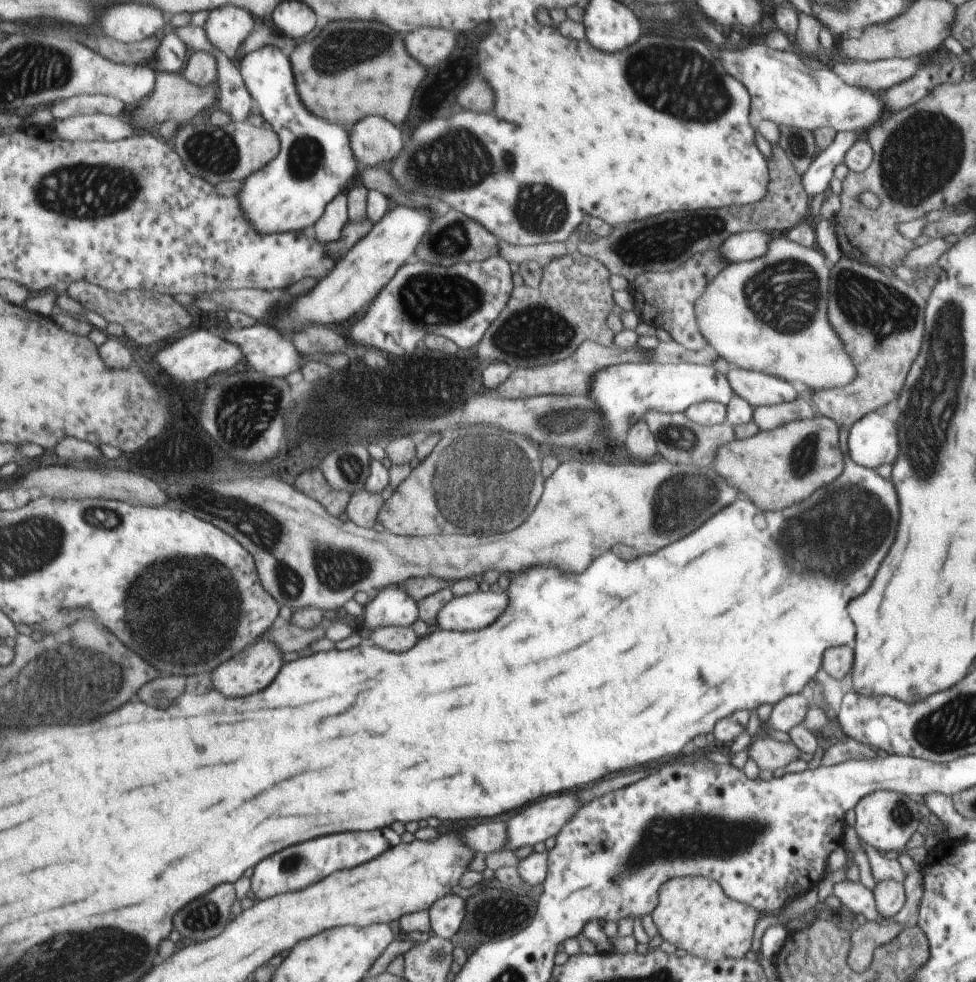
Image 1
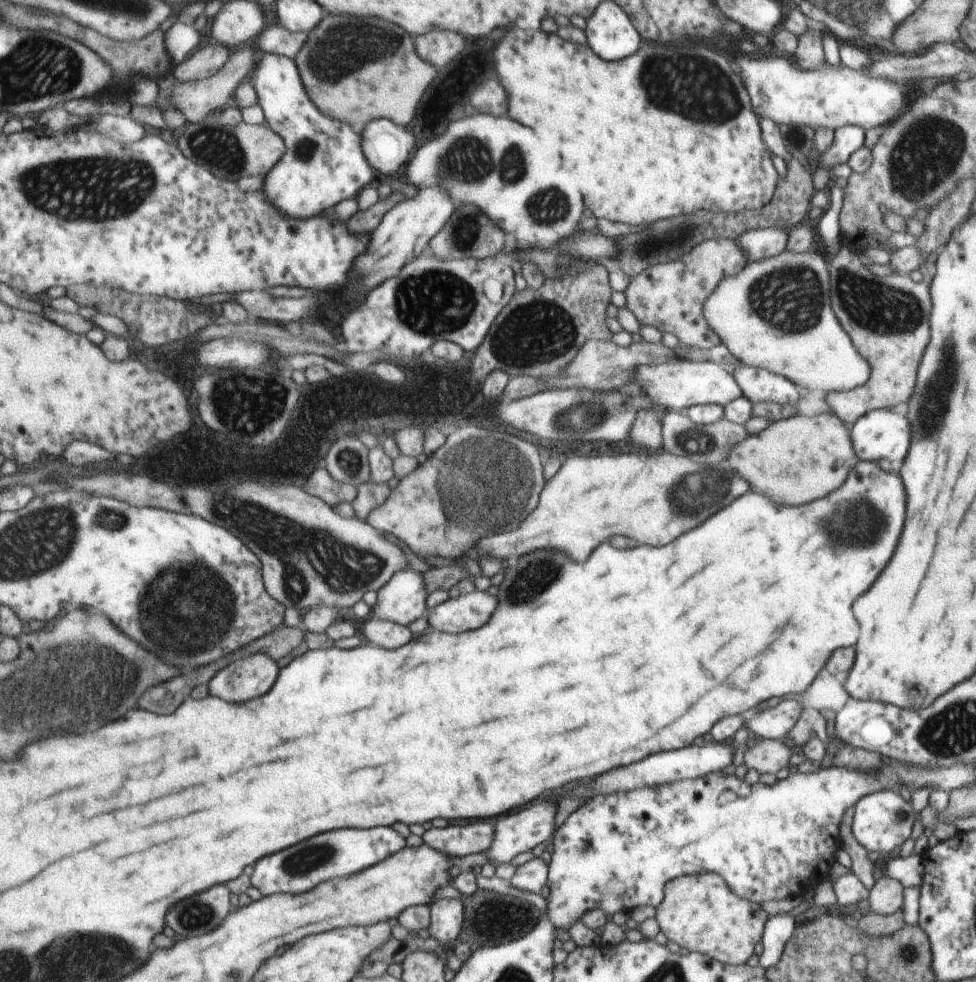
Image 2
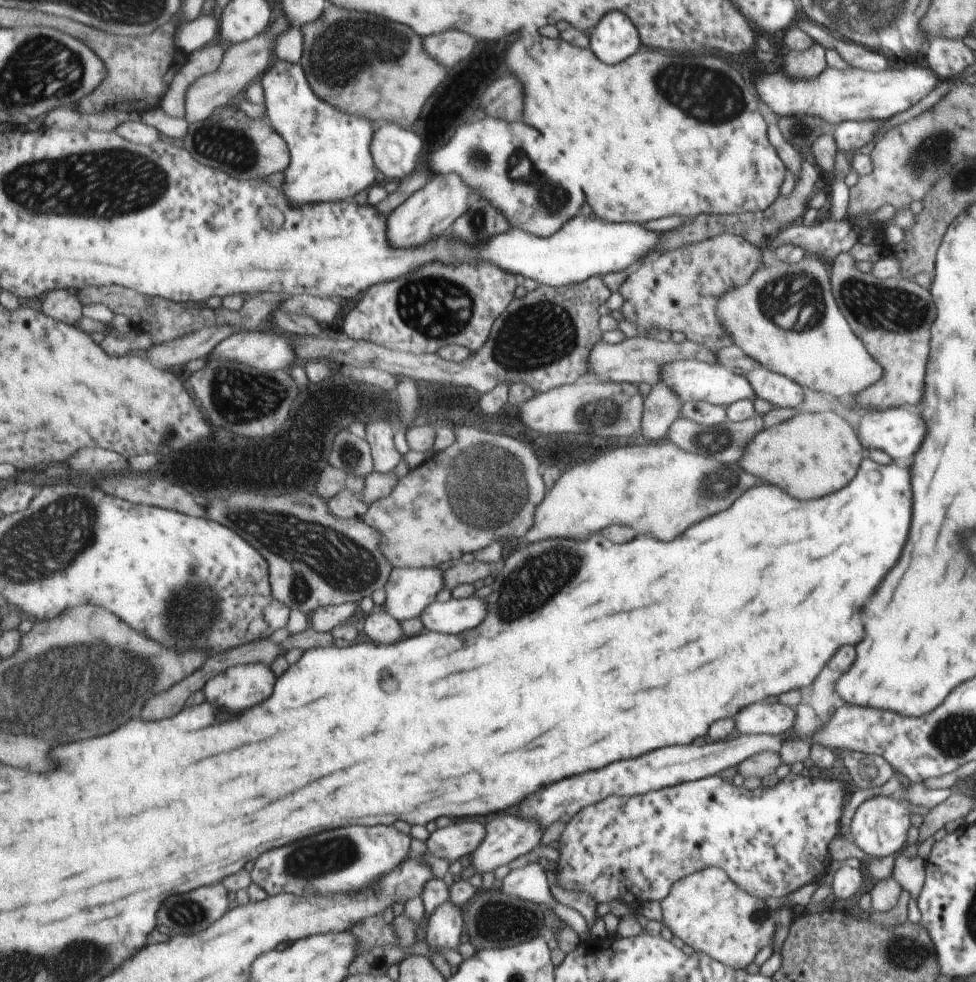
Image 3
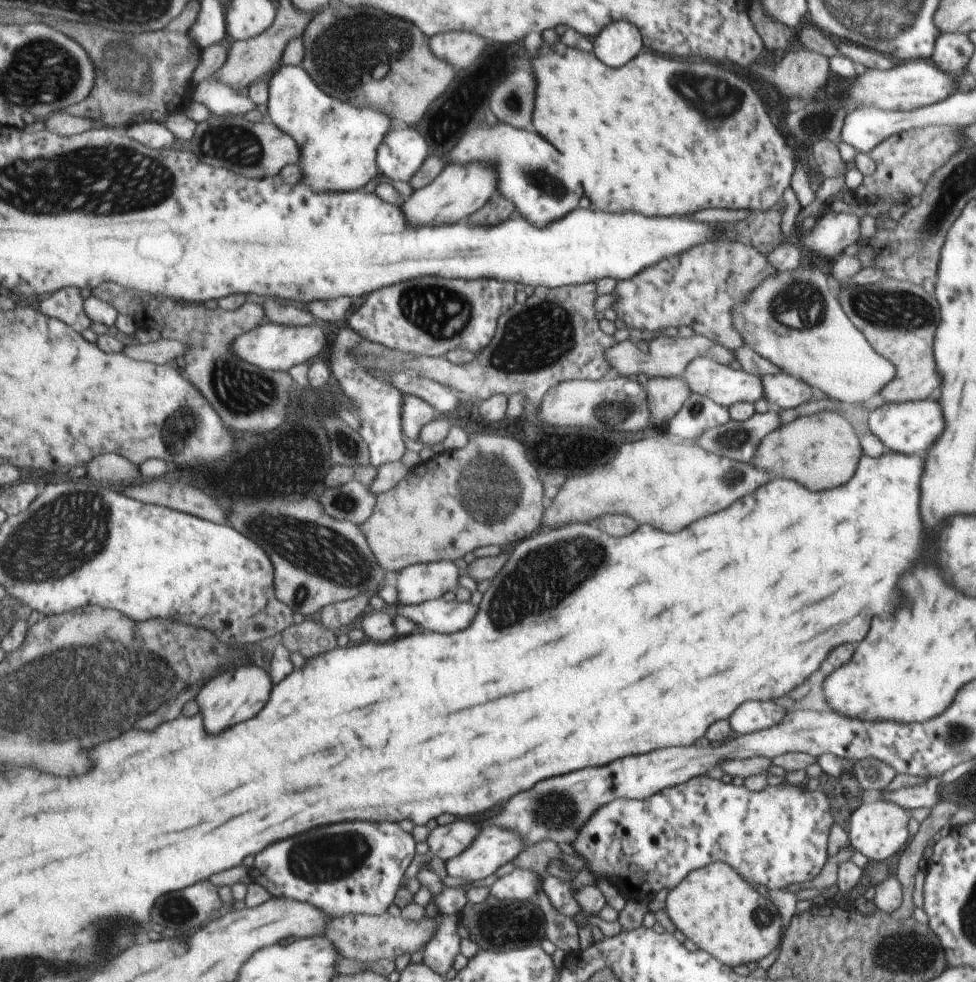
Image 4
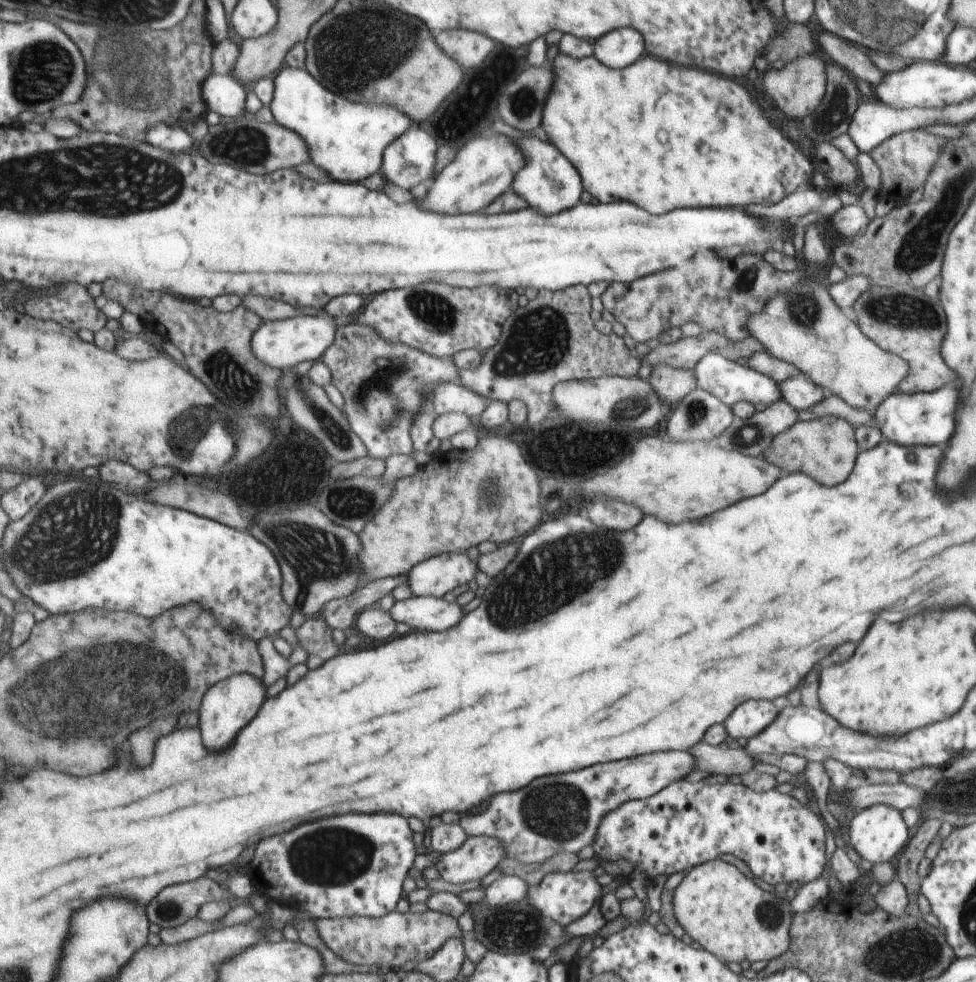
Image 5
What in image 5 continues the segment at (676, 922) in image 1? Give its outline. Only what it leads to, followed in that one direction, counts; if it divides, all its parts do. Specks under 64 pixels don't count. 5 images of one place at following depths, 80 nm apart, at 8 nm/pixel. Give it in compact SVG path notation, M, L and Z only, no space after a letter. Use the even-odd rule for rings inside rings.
M721 859L691 868L672 890L673 916L683 932L720 961L753 962L779 956L788 947L790 903L763 892L735 866Z

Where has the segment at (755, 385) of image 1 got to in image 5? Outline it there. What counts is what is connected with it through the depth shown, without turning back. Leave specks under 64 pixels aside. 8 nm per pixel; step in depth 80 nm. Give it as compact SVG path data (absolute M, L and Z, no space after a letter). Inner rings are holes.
M801 373L780 381L779 388L780 400L796 411L809 408L825 395L822 388Z

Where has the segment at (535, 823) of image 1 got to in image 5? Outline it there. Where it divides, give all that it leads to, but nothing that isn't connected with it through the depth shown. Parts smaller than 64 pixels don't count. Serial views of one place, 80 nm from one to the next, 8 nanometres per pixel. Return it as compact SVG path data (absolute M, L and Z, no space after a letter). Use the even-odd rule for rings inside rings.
M467 837L455 850L441 854L437 862L440 878L453 884L481 880L500 866L506 850L495 837Z

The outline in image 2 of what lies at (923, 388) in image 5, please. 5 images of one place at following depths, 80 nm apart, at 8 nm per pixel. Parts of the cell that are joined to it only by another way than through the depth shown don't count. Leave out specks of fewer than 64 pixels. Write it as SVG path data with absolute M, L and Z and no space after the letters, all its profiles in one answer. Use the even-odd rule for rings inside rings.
M845 246L831 258L829 268L832 313L870 370L861 386L825 395L831 414L852 425L866 412L893 407L915 394L920 360L930 339L930 298L926 281L916 283L908 275L897 273L875 276Z

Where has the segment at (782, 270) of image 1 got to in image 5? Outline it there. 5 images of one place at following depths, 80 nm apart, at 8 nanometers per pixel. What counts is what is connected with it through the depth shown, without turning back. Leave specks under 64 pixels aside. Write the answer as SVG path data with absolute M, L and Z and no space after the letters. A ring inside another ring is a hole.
M815 278L801 279L786 291L775 293L764 302L764 307L748 316L748 339L761 343L765 352L773 358L794 366L809 381L822 388L824 393L838 396L845 404L856 409L871 409L893 394L900 380L907 376L908 364L901 357L882 351L859 330L859 327L843 315L841 308L827 293L828 287Z

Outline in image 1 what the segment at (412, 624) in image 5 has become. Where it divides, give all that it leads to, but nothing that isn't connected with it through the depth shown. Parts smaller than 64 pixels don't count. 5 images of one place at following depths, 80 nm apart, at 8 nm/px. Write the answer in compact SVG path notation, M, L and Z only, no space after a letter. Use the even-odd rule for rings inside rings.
M477 591L453 597L441 607L437 628L443 630L477 630L483 628L507 608L508 594L505 591Z

